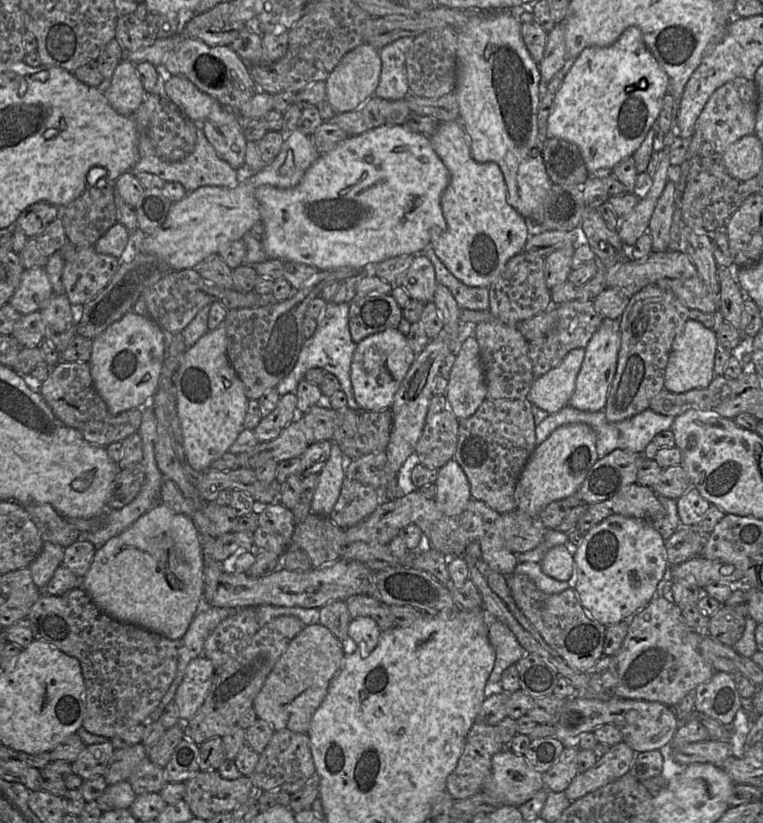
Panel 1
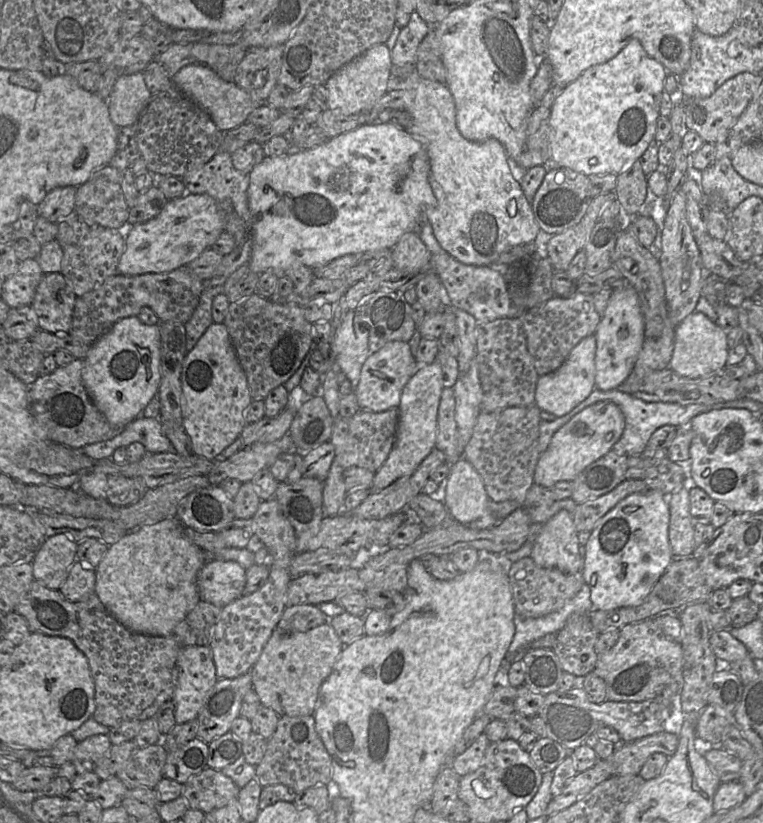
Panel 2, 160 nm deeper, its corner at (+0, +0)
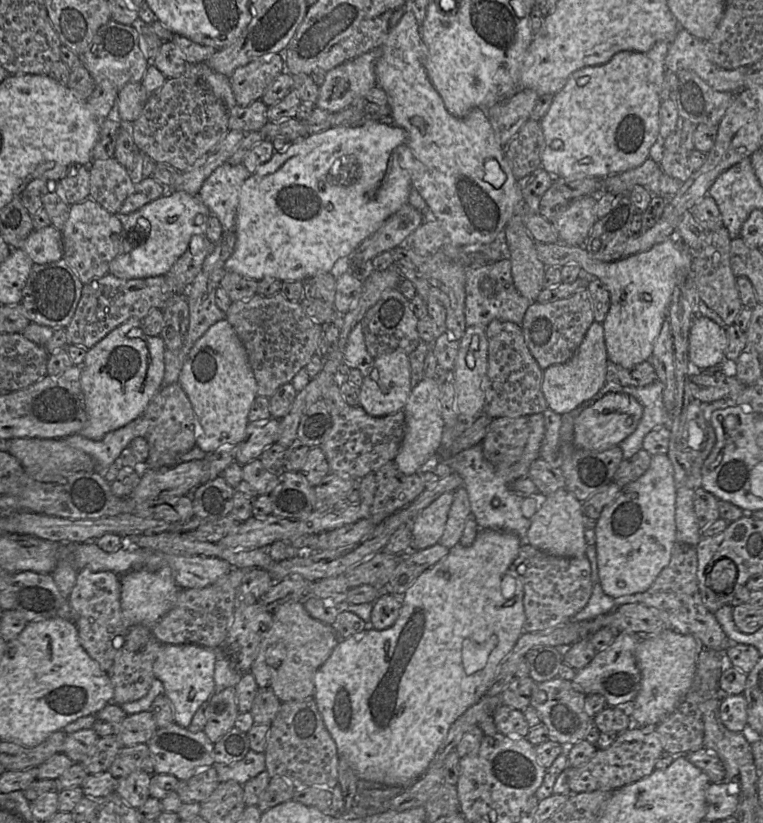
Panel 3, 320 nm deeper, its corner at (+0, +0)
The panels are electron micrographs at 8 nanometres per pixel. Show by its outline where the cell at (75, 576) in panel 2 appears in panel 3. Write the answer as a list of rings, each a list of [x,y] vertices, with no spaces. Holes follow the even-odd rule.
[[[83,568],[77,572],[76,583],[68,597],[72,621],[78,629],[80,642],[89,656],[108,672],[117,655],[123,652],[128,634],[121,612],[121,578],[111,571],[92,571]]]

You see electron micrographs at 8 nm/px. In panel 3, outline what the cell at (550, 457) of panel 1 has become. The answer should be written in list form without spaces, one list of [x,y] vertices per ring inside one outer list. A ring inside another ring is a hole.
[[[607,393],[575,419],[573,444],[577,448],[596,452],[618,446],[636,430],[642,415],[643,406],[633,396]]]

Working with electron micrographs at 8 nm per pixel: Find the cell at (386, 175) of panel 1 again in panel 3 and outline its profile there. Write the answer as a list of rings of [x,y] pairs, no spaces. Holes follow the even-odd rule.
[[[367,121],[357,127],[331,127],[328,130],[307,135],[293,142],[285,151],[275,152],[271,159],[261,164],[248,177],[240,188],[237,210],[236,244],[232,255],[225,262],[226,272],[236,272],[256,281],[278,279],[280,281],[303,281],[309,277],[328,273],[336,261],[348,257],[370,235],[372,235],[392,214],[408,203],[412,188],[410,172],[401,167],[399,154],[393,156],[393,150],[406,144],[408,133],[400,126]]]

